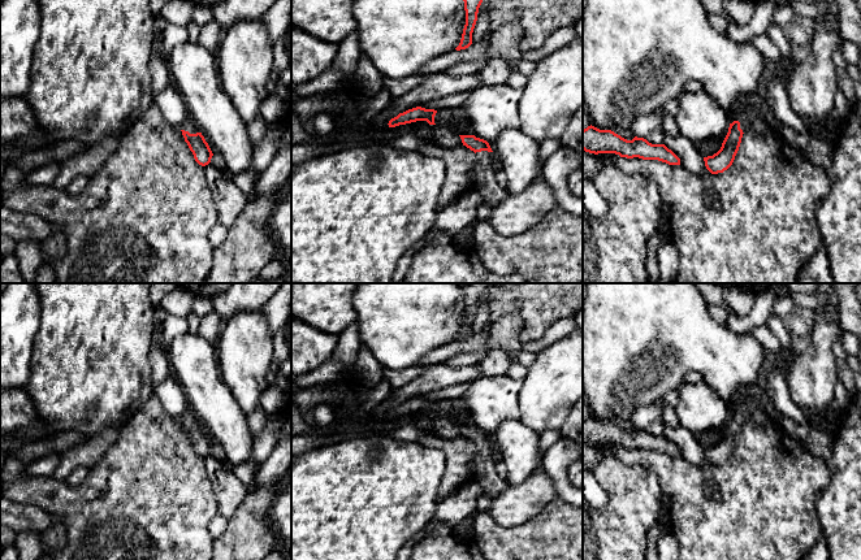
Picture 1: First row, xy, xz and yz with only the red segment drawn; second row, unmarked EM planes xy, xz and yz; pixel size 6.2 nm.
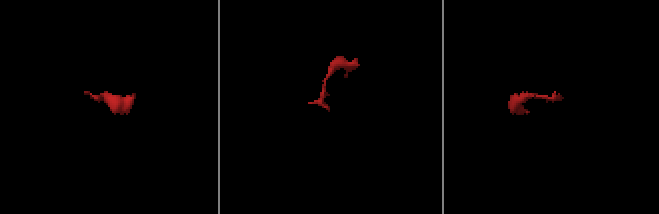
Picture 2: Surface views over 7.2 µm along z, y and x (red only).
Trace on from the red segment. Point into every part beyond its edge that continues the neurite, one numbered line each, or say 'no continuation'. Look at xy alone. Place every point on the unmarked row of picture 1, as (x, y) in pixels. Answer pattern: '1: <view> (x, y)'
1: xy (187, 416)

